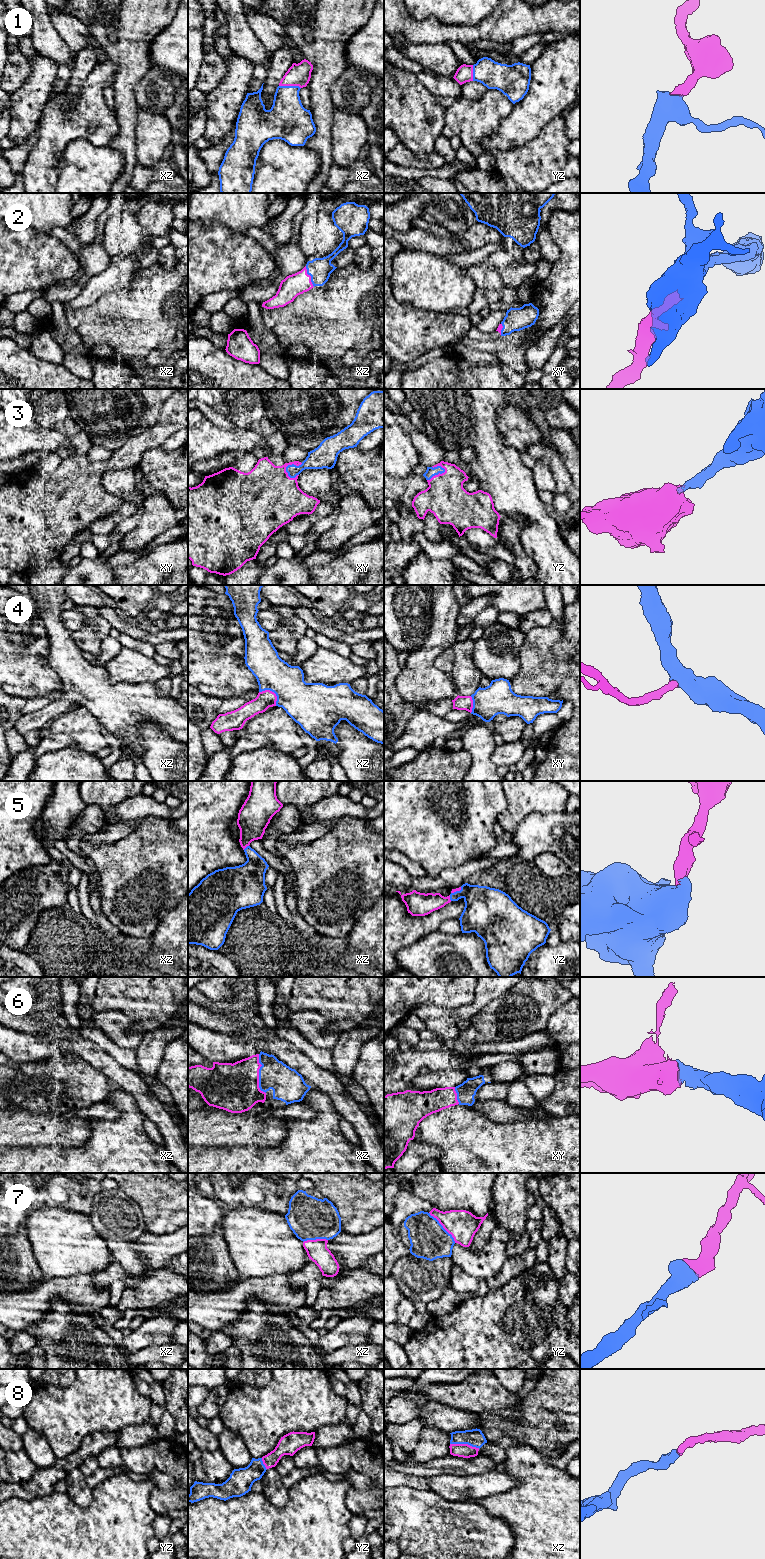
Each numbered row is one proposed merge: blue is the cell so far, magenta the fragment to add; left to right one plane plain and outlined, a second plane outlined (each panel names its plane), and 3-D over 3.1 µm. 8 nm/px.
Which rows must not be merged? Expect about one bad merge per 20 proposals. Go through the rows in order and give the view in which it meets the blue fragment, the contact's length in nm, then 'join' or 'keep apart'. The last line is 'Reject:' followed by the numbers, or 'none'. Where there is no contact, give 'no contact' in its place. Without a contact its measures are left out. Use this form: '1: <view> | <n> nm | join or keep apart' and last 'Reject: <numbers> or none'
1: xz | 180 nm | join
2: xz | 180 nm | join
3: xy | 160 nm | join
4: xz | 180 nm | join
5: yz | 50 nm | join
6: xz | 320 nm | join
7: yz | 320 nm | join
8: xz | 240 nm | join
Reject: none

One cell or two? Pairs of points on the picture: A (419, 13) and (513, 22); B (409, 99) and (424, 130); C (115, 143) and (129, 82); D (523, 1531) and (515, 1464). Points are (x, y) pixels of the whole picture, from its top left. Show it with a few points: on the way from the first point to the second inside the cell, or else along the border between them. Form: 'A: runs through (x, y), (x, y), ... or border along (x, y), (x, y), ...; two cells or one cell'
A: border along (494, 10), (475, 24), (459, 25); two cells
B: runs through (409, 107), (418, 122); one cell
C: runs through (126, 128), (126, 97); one cell
D: runs through (527, 1514), (527, 1481); one cell

